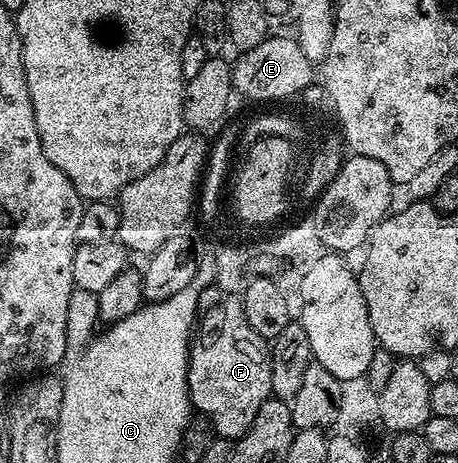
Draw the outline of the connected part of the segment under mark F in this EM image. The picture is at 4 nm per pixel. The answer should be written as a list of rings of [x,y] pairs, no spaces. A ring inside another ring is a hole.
[[[223,292],[220,298],[202,307],[193,331],[191,355],[187,369],[187,383],[192,407],[202,417],[211,421],[211,427],[220,438],[238,440],[247,433],[257,416],[257,408],[265,404],[271,392],[271,347],[268,339],[263,338],[253,328],[249,328],[249,320],[245,320],[243,299],[238,293]]]

